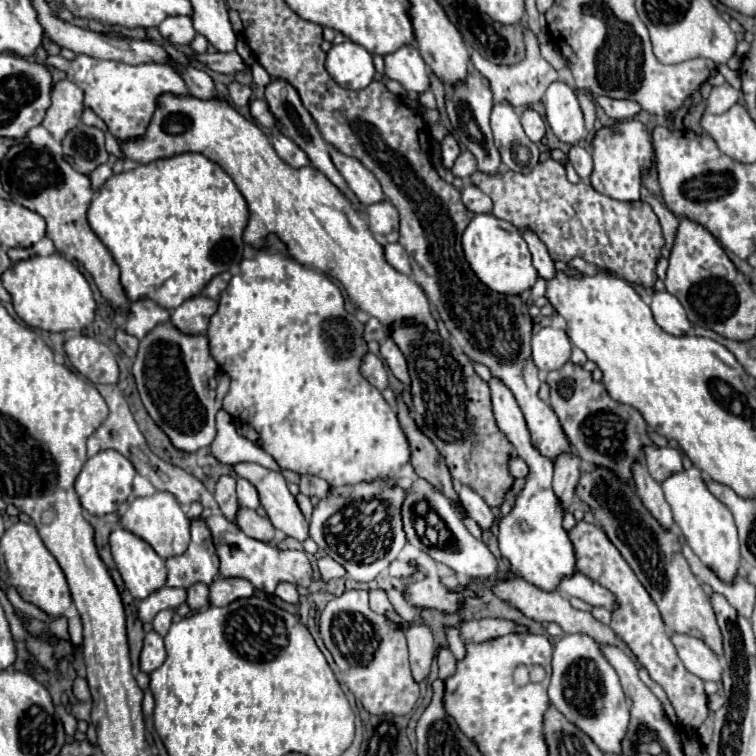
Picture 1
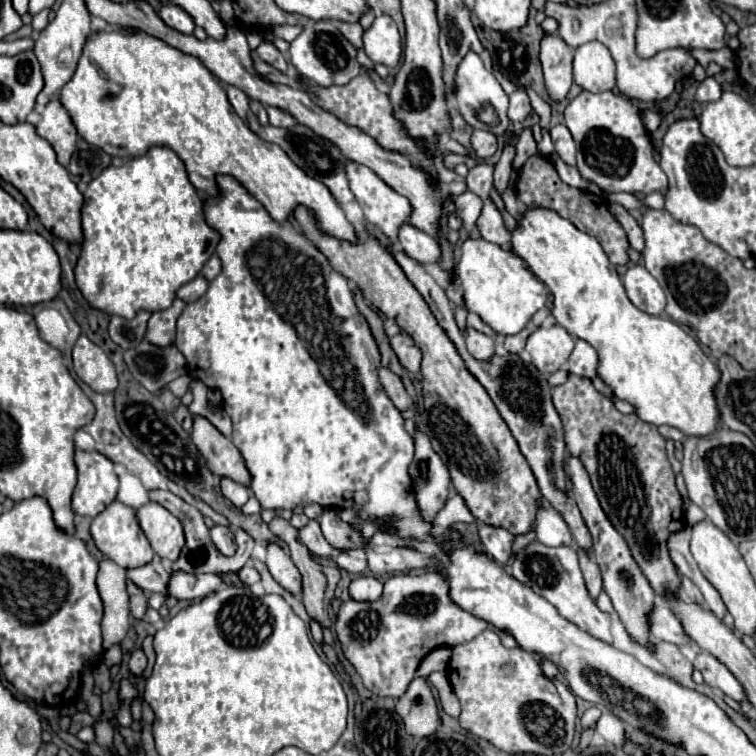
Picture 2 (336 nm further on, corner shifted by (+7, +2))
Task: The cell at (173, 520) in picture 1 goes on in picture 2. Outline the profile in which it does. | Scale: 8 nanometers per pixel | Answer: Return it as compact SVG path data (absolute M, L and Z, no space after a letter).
M149 502L137 510L139 524L151 542L155 554L175 562L185 546L181 522L157 502Z

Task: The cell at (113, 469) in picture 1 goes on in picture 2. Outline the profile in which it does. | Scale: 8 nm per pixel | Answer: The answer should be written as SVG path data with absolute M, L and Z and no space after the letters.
M75 450L77 486L73 492L73 512L81 516L101 514L117 496L117 474L113 462L99 452Z

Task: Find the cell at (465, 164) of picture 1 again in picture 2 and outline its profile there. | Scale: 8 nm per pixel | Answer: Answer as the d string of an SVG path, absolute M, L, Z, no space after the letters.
M473 130L471 144L473 144L475 156L481 158L481 160L491 158L495 154L495 150L497 150L497 138L487 130Z

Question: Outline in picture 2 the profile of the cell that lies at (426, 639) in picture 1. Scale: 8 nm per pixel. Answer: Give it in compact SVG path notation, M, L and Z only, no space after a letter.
M415 678L409 684L409 690L397 698L395 712L401 716L405 730L417 738L431 736L441 724L437 700L425 678Z

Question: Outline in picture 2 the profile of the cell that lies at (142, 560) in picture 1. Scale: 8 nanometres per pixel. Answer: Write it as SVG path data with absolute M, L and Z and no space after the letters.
M119 500L111 502L99 516L93 518L93 522L91 522L91 536L93 536L95 544L97 544L97 548L107 558L111 558L113 562L117 562L123 568L143 566L145 562L151 562L151 558L153 558L153 550L149 546L149 540L145 538L139 522L137 522L135 510L131 506L119 502Z

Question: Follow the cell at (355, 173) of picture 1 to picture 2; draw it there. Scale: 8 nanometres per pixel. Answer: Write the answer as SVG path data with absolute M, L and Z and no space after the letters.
M349 162L347 164L347 178L349 178L349 188L355 194L359 206L365 212L365 218L369 224L377 226L393 244L397 244L397 234L399 228L403 224L407 224L409 214L411 214L411 204L405 196L397 194L393 188L389 188L373 170L369 170L367 166L361 166L357 162Z

